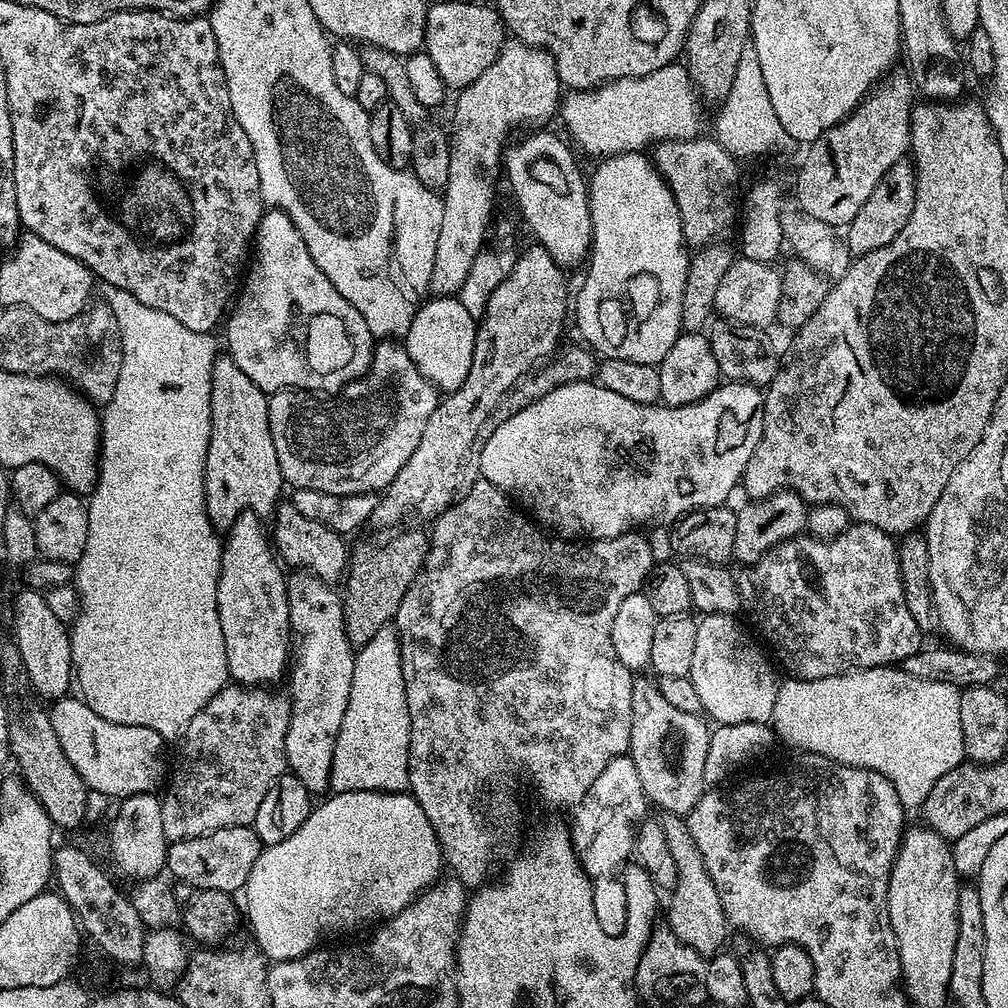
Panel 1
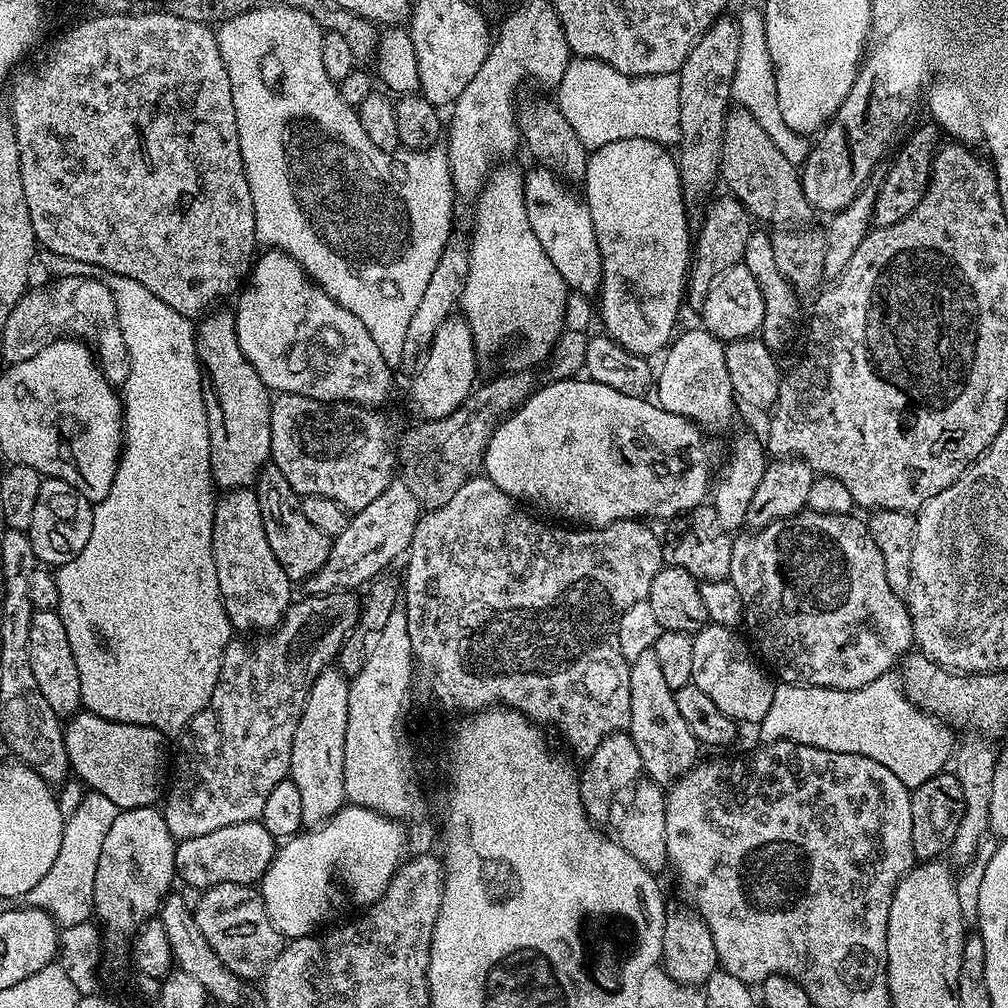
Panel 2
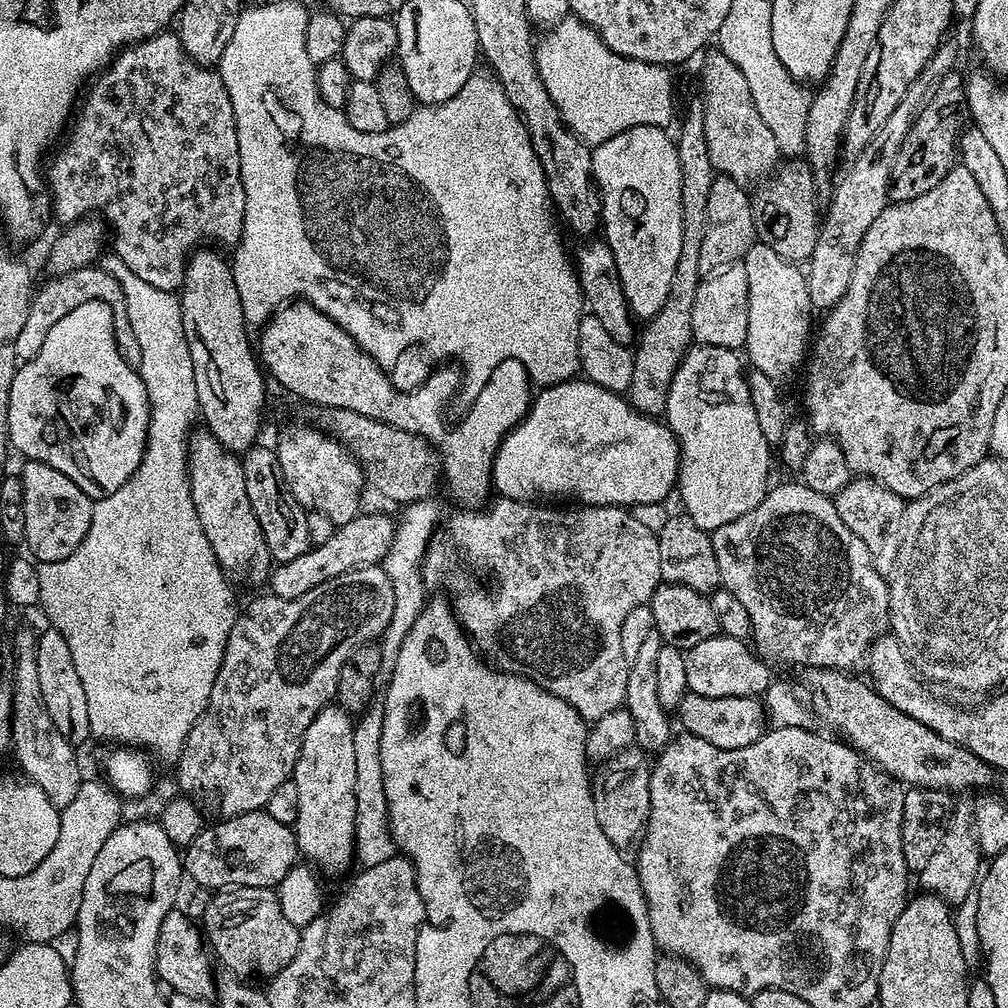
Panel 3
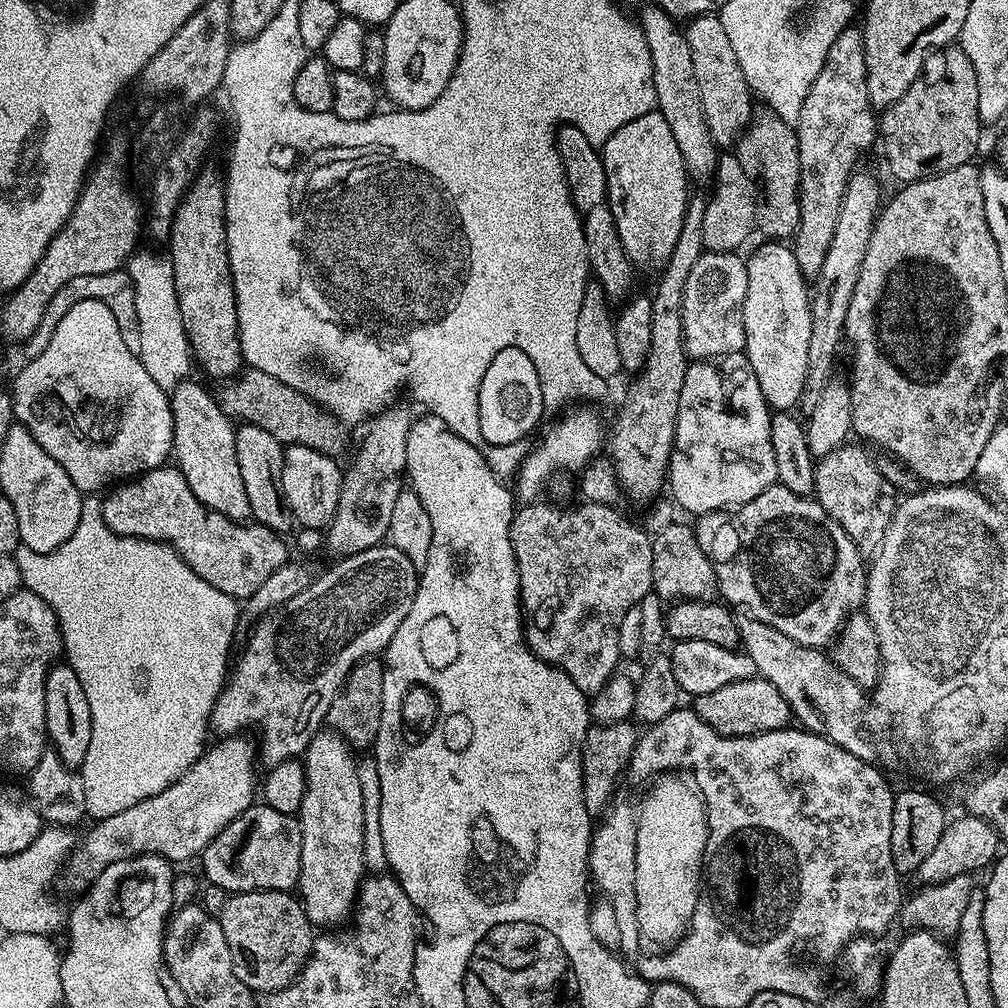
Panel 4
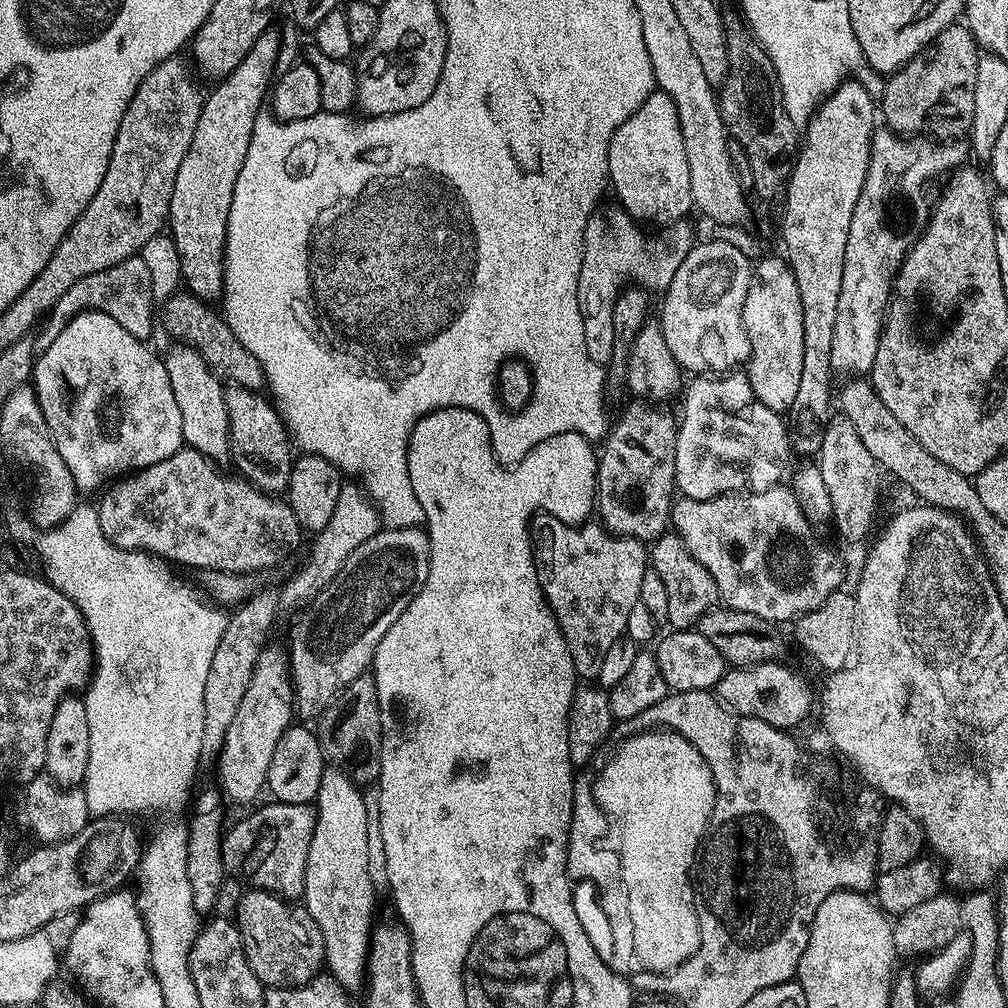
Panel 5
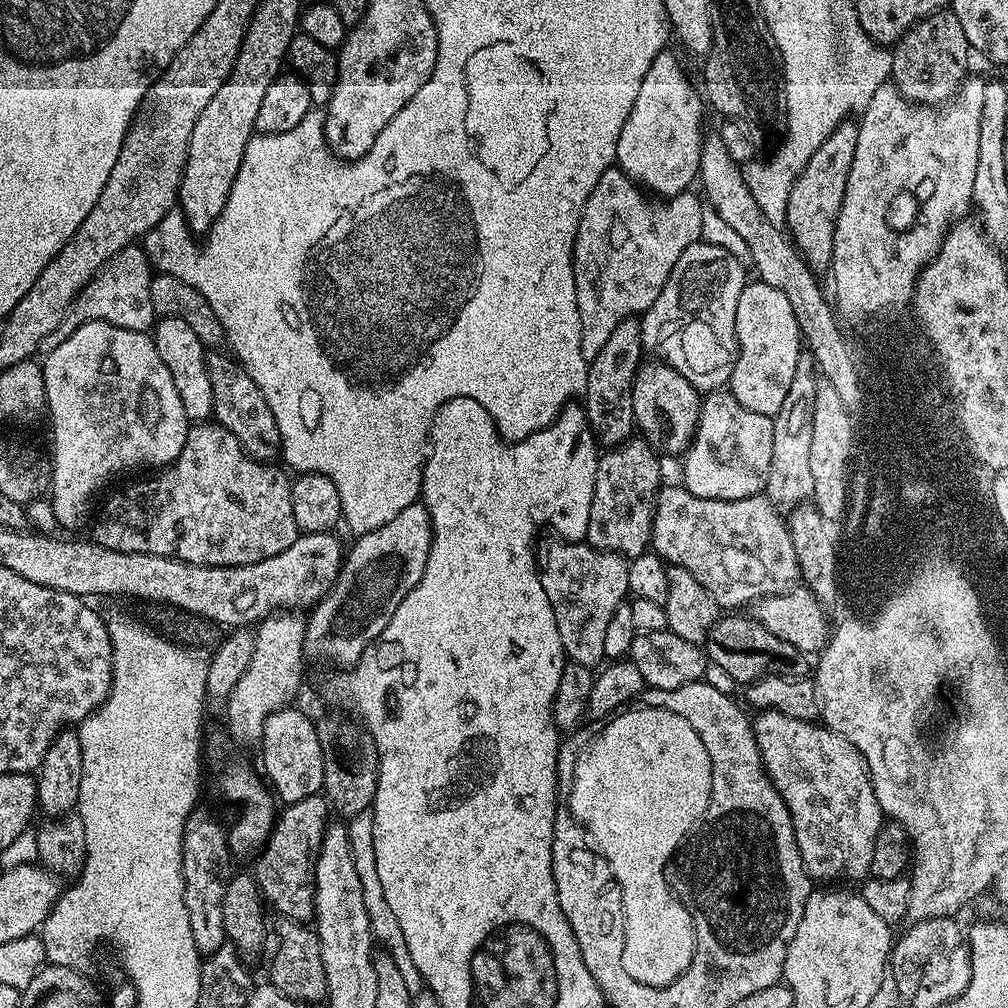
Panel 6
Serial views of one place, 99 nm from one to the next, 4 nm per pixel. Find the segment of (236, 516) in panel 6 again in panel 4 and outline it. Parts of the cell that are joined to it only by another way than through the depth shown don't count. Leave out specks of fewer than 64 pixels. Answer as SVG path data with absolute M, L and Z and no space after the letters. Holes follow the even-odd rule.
M165 466L155 468L149 472L142 472L139 476L129 479L127 482L117 483L108 494L108 497L106 495L103 497L100 509L102 510L102 518L106 522L106 526L110 530L114 530L114 534L118 534L119 536L137 536L140 540L156 540L159 544L168 544L194 570L194 574L198 574L198 578L210 582L210 586L214 586L214 590L222 590L222 594L234 597L237 602L247 601L248 597L254 594L254 590L258 590L258 586L262 586L262 582L266 582L266 578L270 578L270 574L274 574L274 570L278 570L282 565L289 563L290 556L288 556L288 548L290 552L290 544L289 541L288 544L284 541L287 539L281 533L270 530L264 524L237 522L226 518L222 514L218 514L214 510L210 510L194 496L194 490L190 488L184 475L180 473L179 467Z

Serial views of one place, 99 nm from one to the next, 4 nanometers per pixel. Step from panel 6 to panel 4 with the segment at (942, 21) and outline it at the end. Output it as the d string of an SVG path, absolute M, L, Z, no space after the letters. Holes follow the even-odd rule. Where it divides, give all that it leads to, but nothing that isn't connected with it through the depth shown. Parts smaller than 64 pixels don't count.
M958 46L928 56L919 78L898 102L883 109L878 118L878 136L882 144L884 140L888 168L901 185L973 163L980 131L978 80L970 60Z

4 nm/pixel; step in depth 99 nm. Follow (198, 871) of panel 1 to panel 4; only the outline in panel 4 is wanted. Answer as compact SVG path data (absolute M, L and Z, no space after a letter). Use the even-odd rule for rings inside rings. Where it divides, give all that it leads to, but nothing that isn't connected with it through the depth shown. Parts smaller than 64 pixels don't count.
M263 802L248 808L211 840L202 853L204 880L220 886L224 893L234 892L292 892L300 882L302 866L302 830L300 821L293 813L279 812Z

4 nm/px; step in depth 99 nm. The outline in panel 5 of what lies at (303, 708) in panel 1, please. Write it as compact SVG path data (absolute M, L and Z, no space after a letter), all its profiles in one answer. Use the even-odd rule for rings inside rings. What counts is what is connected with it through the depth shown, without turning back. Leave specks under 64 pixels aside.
M335 766L325 767L322 786L314 801L316 821L314 838L310 838L310 850L306 854L306 886L302 903L310 918L322 930L324 962L327 975L332 976L345 990L363 989L368 971L368 947L372 945L372 929L378 894L370 882L370 858L366 854L366 802L361 785L352 781Z

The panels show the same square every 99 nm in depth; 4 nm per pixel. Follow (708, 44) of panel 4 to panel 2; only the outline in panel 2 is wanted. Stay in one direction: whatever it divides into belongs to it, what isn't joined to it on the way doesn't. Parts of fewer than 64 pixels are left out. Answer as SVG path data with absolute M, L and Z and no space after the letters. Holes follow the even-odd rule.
M739 106L728 112L724 122L720 174L723 185L728 186L727 191L741 201L755 219L772 222L776 228L790 228L805 225L814 216L814 209L803 192L797 165L783 157L766 130Z

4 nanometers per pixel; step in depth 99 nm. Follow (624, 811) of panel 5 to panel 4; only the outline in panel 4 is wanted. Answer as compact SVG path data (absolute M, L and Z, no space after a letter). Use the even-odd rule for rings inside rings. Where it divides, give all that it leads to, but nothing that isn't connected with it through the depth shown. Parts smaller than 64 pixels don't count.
M664 774L659 778L651 781L652 789L644 796L640 808L638 804L638 815L636 818L636 873L634 874L634 890L636 891L636 913L638 914L638 922L640 923L640 931L645 937L648 936L654 943L660 944L656 946L672 946L677 940L682 939L684 933L688 931L692 925L694 918L694 910L696 903L700 897L700 889L702 887L702 873L704 870L704 851L706 850L706 842L708 841L708 812L704 808L704 798L696 791L695 787L687 779L683 780L680 774Z

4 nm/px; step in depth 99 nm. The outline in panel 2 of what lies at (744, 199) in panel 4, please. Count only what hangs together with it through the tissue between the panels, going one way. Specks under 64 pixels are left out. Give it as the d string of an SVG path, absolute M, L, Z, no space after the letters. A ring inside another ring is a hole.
M723 194L713 199L705 209L704 221L696 234L693 255L690 262L688 283L686 285L686 302L688 306L703 309L706 295L714 278L722 271L743 261L746 243L752 231L751 217L741 201L731 194Z

